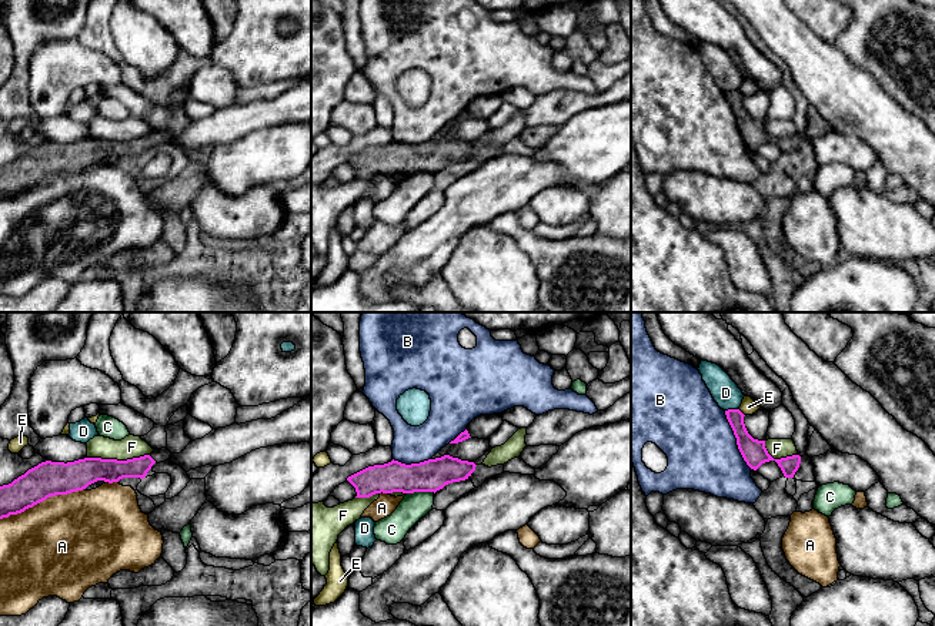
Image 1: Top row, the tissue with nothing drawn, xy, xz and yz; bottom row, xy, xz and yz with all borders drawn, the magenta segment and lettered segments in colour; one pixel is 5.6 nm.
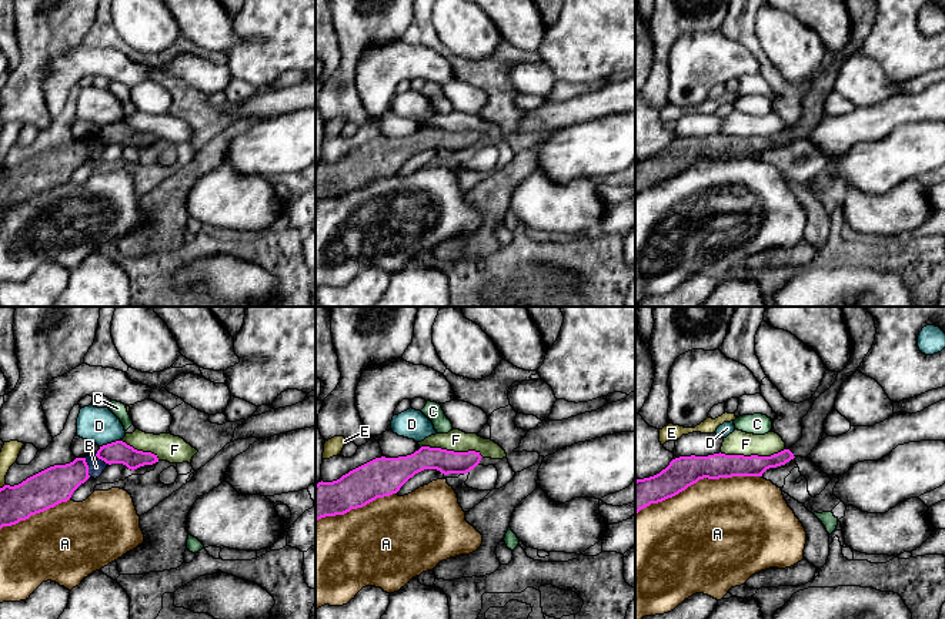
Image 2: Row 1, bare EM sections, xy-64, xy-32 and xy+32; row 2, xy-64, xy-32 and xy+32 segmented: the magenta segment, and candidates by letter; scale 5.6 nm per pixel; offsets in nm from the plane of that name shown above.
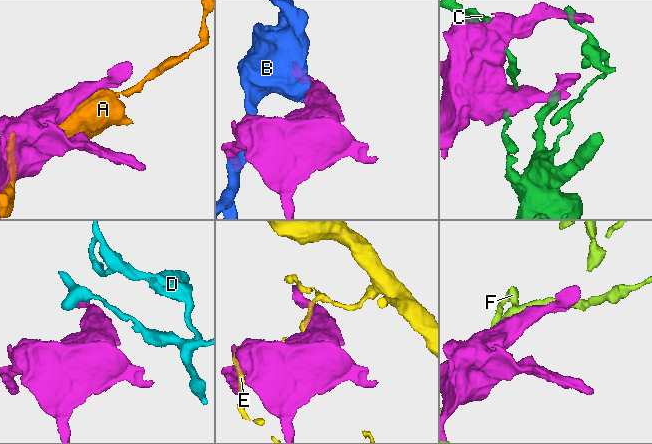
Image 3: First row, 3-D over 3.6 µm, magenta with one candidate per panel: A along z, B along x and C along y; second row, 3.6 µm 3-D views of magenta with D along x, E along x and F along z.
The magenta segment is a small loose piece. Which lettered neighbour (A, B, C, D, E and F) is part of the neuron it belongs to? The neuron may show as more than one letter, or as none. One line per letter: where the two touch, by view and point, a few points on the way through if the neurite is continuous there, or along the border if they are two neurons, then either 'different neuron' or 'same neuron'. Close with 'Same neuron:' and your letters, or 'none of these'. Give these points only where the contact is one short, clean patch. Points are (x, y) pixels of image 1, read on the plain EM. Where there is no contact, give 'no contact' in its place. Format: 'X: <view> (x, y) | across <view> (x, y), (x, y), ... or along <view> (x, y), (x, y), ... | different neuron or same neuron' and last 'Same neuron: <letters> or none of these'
A: xy (42, 181) | different neuron
B: yz (737, 120) | different neuron
C: xz (420, 171) | different neuron
D: yz (731, 90) | different neuron
E: yz (741, 93) | different neuron
F: xy (116, 140) | different neuron
Same neuron: none of these

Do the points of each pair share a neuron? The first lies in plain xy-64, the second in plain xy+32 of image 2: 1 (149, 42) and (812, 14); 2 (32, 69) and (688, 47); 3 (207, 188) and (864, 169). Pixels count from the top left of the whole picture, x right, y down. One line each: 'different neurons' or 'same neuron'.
1: different neurons
2: different neurons
3: different neurons

